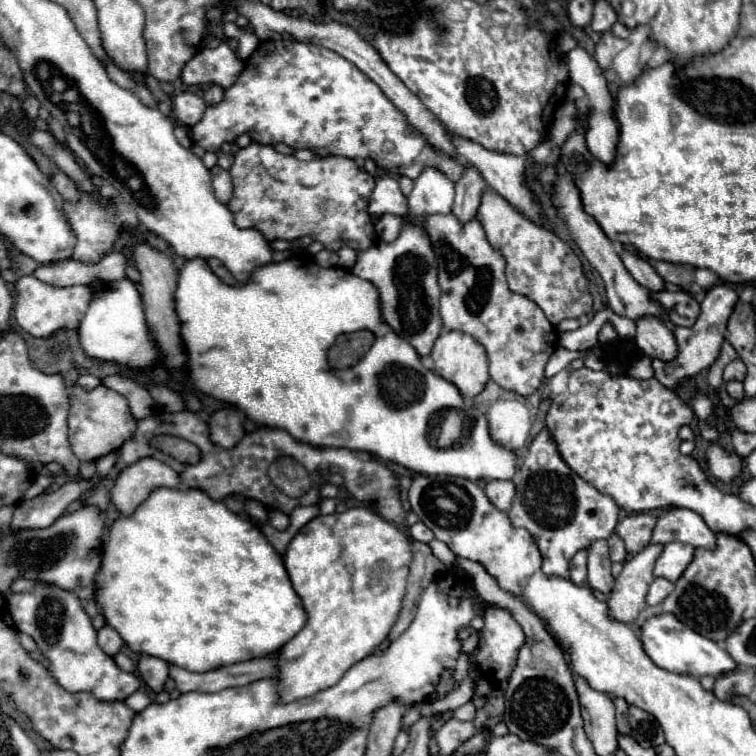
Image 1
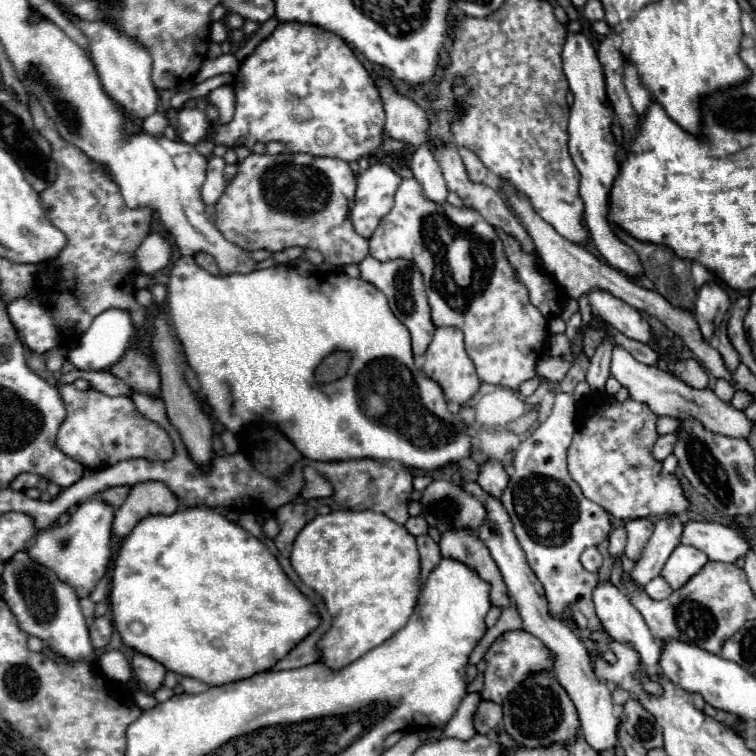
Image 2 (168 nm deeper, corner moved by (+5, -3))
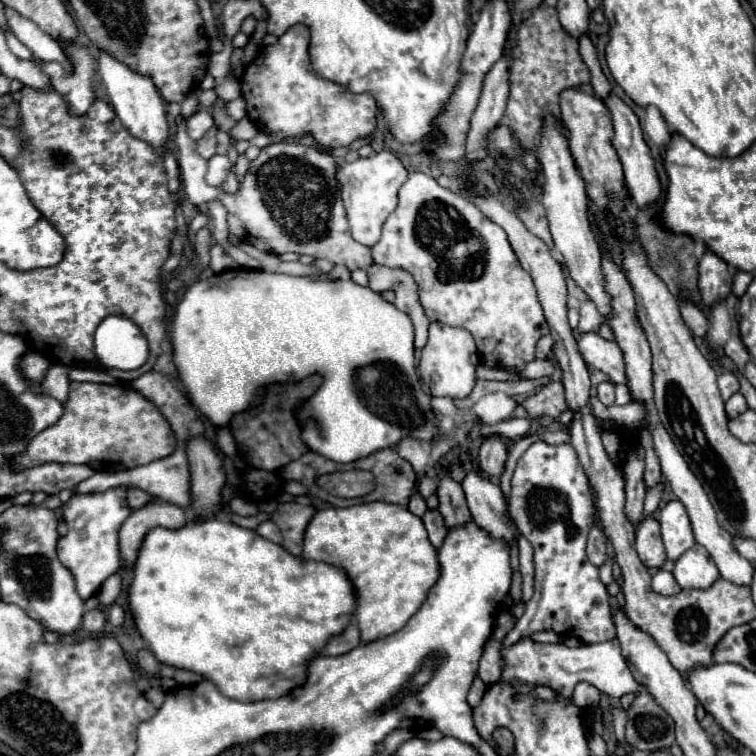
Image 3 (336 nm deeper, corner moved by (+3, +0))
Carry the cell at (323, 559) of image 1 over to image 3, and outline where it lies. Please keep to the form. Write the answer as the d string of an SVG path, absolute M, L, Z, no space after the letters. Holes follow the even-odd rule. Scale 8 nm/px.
M386 501L318 511L308 523L302 559L330 563L348 573L356 589L358 609L354 619L358 621L362 643L400 631L440 577L438 551L432 549L422 519L406 507Z

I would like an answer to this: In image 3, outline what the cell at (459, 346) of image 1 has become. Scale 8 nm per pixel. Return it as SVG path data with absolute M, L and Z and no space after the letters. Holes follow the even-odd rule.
M430 323L430 337L428 337L426 347L422 349L420 365L418 365L420 377L422 377L424 385L428 387L430 395L434 395L434 397L448 395L452 399L468 397L476 383L478 361L480 361L480 357L478 357L474 339L466 329L450 327L444 323Z

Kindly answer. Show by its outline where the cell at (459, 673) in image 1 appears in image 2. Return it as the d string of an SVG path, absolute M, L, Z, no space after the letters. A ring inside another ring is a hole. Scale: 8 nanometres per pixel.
M514 602L502 612L502 616L500 616L500 620L486 632L486 636L478 642L478 646L472 650L472 654L470 654L470 664L478 664L480 660L482 660L482 656L484 656L484 652L488 650L488 646L502 634L502 632L508 632L508 630L518 630L518 628L522 628L522 620L520 620L520 616L518 616L518 610L516 610L516 606L514 606Z

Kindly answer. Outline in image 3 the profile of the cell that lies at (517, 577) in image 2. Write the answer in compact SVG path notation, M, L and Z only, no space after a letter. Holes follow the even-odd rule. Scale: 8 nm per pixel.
M468 471L462 479L462 489L472 517L492 537L506 539L508 543L518 537L518 529L508 517L508 507L500 487L476 471Z

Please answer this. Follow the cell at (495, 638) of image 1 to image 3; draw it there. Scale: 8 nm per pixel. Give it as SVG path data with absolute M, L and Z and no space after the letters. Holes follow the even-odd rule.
M522 639L516 645L502 649L502 657L506 659L506 669L502 673L502 681L520 681L520 683L538 683L552 687L556 693L570 697L576 683L586 681L594 685L600 693L606 693L610 697L622 697L626 693L638 693L644 691L644 685L640 685L620 651L618 639L610 639L604 643L594 645L580 645L576 649L570 649L562 643L534 643L532 639Z

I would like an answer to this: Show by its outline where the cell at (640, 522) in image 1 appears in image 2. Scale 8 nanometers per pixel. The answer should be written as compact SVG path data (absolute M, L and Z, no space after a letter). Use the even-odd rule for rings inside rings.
M638 518L626 522L626 532L628 532L628 544L626 544L626 556L630 560L638 560L640 552L644 550L648 538L654 532L654 524L648 518Z

